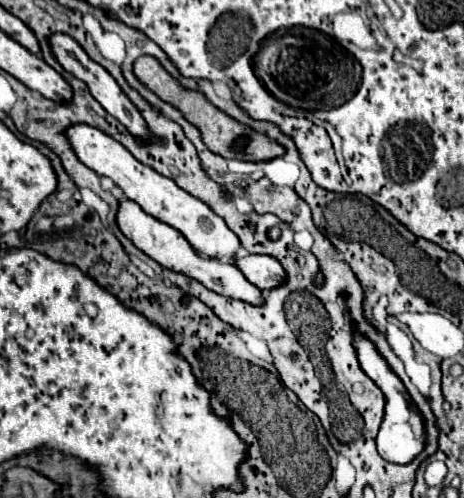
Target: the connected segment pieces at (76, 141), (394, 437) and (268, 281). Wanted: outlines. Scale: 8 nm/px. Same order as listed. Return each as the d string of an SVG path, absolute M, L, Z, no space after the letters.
M73 125L67 131L67 135L69 135L69 141L81 163L91 167L97 175L111 177L115 181L115 185L119 185L131 201L135 201L147 215L177 229L195 251L201 251L203 255L225 261L225 263L231 263L237 257L237 251L241 247L239 237L201 199L197 199L197 197L189 195L187 191L183 191L181 187L177 187L177 183L173 179L163 177L157 171L153 171L151 167L139 163L121 143L117 143L115 139L111 139L109 135L105 135L103 131L99 131L95 127Z
M353 333L353 347L357 351L357 359L359 359L359 367L365 371L365 375L381 389L383 397L385 397L385 417L381 421L379 427L379 435L377 435L377 451L385 461L391 463L399 463L399 465L407 465L411 463L423 449L427 443L427 435L425 435L425 423L419 421L419 431L411 425L413 417L419 417L419 411L411 399L411 395L407 393L405 385L401 383L401 379L391 371L389 363L381 357L381 353L377 351L377 347L373 345L373 341L361 333Z
M245 255L237 259L239 271L247 275L251 283L259 289L275 289L285 283L285 269L283 265L271 255Z

